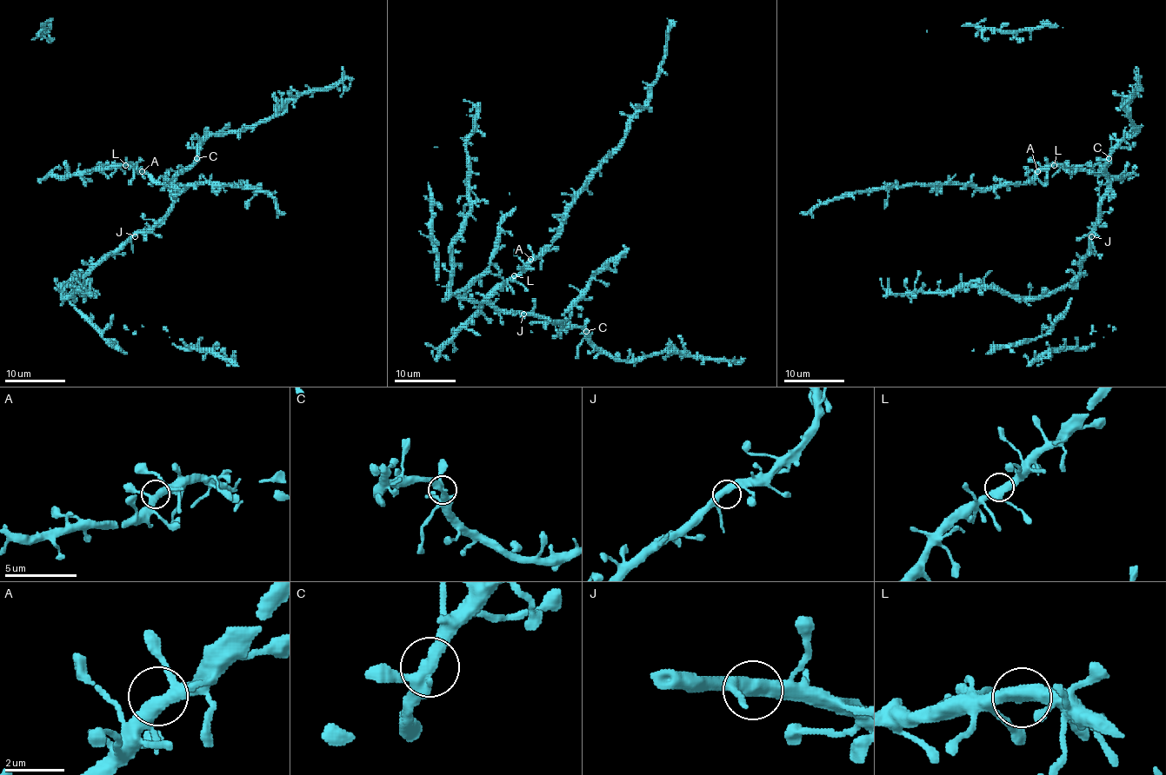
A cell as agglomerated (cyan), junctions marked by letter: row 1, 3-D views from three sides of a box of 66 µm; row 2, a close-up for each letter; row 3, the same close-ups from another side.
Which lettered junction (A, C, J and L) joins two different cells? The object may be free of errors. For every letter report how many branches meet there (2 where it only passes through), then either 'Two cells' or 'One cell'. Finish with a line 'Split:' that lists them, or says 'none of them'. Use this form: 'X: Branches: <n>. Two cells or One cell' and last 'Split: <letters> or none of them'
A: Branches: 3. One cell
C: Branches: 3. One cell
J: Branches: 3. One cell
L: Branches: 3. One cell
Split: none of them

